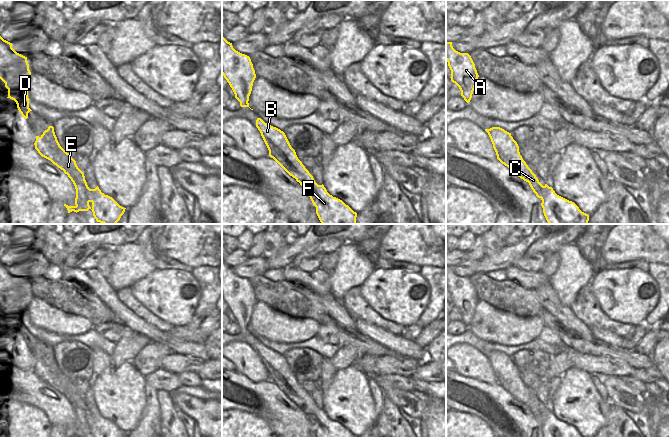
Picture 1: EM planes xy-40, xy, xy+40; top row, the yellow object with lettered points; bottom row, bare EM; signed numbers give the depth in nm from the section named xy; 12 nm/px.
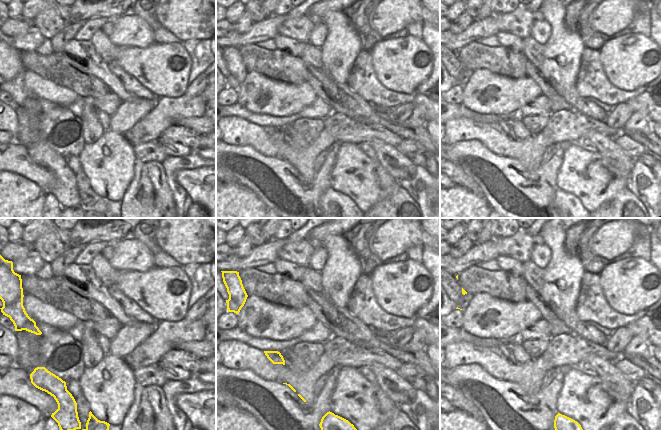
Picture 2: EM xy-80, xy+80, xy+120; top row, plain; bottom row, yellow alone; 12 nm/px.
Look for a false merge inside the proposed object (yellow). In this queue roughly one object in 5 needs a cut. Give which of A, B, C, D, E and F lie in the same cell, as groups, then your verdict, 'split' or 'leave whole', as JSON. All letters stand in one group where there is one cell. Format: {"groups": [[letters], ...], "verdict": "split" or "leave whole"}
{"groups": [["A", "B", "C", "D", "E", "F"]], "verdict": "leave whole"}

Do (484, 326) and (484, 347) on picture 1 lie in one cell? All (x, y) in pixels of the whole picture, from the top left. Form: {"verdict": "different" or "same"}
{"verdict": "different"}

